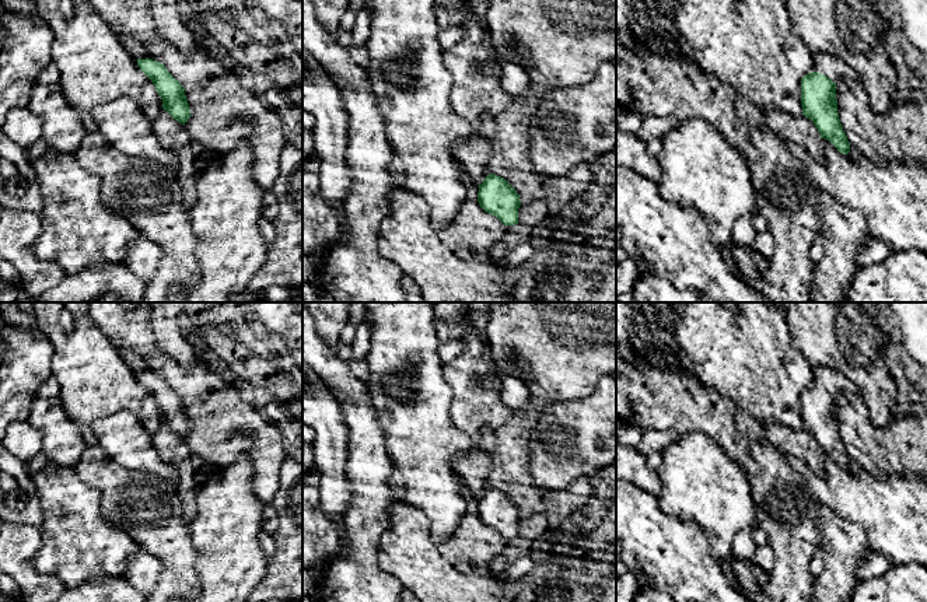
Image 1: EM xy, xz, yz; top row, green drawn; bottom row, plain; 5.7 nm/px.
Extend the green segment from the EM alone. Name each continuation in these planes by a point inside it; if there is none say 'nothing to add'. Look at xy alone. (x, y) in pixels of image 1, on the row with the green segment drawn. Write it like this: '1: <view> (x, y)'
1: xy (137, 49)

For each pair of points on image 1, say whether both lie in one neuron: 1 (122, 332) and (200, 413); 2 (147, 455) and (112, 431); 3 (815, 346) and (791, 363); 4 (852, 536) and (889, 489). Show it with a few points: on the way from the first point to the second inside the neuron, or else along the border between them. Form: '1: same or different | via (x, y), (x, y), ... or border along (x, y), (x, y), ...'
1: same | via (144, 346), (189, 391)
2: same | via (139, 454), (121, 436)
3: different | border along (789, 325), (793, 345), (812, 367)
4: different | border along (832, 508), (854, 521), (863, 529), (870, 548)

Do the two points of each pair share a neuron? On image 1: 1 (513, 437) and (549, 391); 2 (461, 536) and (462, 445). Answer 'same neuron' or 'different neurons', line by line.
1: same neuron
2: different neurons

